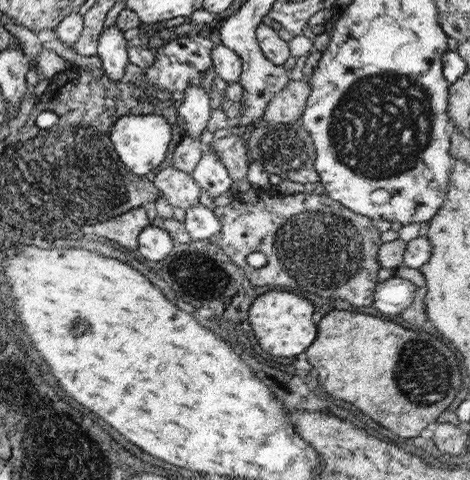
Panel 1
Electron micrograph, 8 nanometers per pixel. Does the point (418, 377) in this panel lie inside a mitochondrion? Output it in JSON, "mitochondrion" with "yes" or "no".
{"mitochondrion":"yes"}

